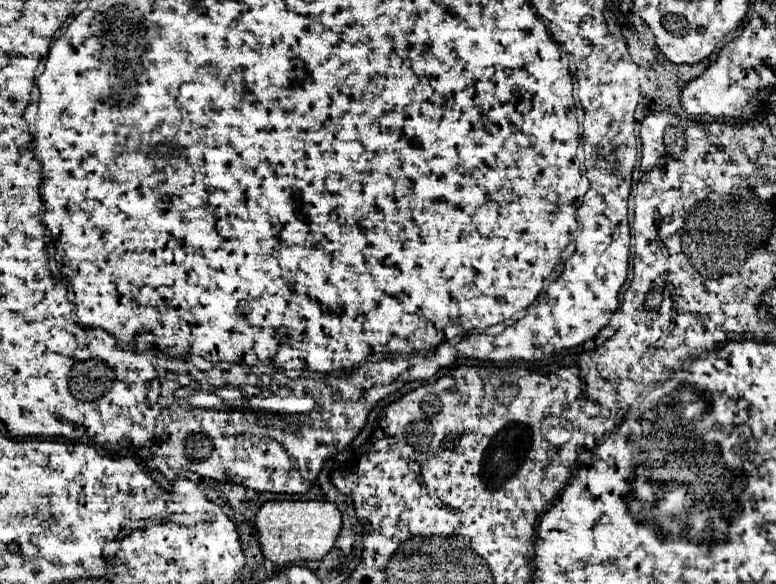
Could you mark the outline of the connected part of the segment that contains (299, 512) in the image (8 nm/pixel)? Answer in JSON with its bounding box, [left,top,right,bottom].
[255,500,343,566]

